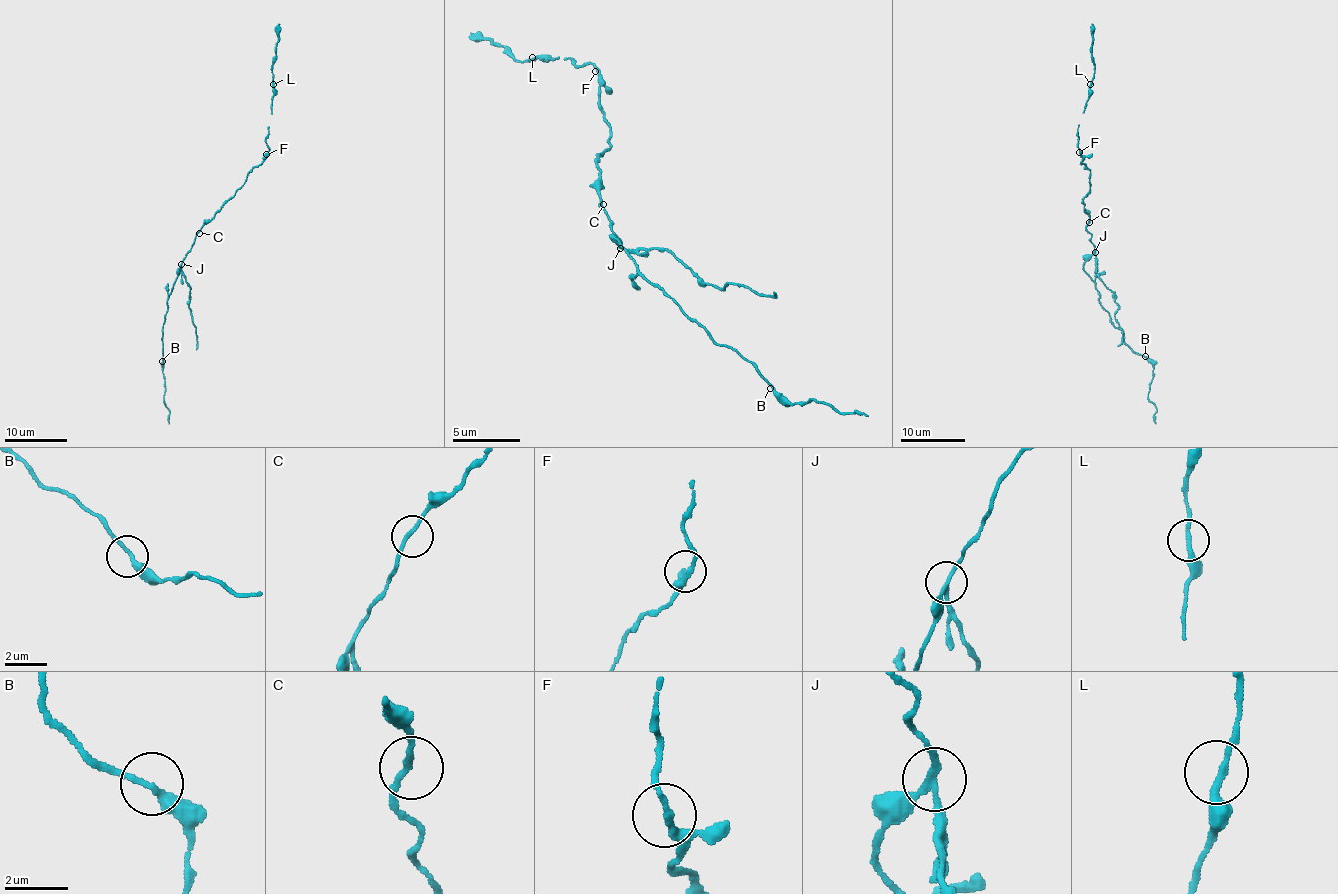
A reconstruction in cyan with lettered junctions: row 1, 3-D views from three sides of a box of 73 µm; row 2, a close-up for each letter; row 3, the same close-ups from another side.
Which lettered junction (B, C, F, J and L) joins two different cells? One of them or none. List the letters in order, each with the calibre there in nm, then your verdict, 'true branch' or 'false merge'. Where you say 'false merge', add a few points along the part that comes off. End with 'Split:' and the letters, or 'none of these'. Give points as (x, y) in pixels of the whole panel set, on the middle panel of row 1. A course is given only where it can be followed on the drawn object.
B: 240 nm thick; true branch
C: 170 nm thick; true branch
F: 200 nm thick; true branch
J: 170 nm thick; false merge; foreign part runs (620, 247), (665, 249), (717, 289), (738, 283), (775, 299), (774, 294)
L: 200 nm thick; true branch
Split: J

